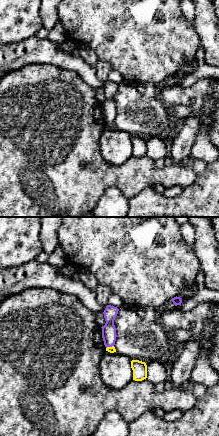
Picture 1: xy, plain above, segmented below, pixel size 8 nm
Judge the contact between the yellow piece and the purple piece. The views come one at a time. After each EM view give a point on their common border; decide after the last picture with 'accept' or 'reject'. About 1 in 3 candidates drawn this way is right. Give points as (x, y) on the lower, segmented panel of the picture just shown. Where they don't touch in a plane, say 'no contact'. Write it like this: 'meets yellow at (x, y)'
meets yellow at (109, 347)

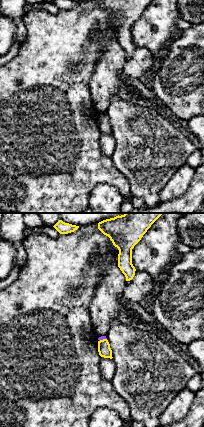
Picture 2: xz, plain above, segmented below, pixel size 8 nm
meets yellow at (103, 339)

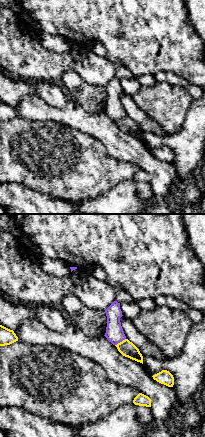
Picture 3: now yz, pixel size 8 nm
meets yellow at (120, 342)

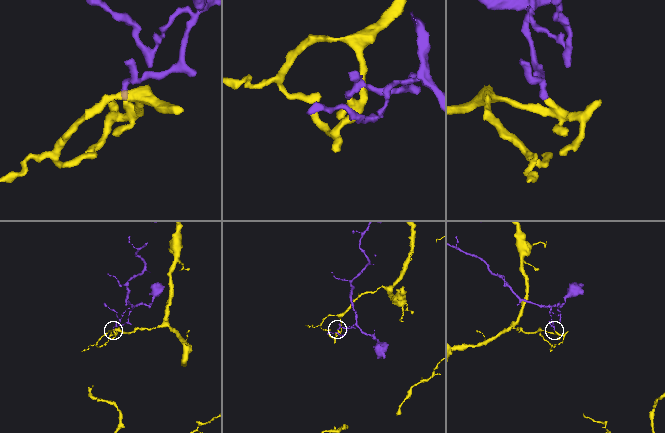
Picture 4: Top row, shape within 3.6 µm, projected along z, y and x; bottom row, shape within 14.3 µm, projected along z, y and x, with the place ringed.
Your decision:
reject

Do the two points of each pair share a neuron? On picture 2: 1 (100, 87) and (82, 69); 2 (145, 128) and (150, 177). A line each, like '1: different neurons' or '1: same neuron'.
1: different neurons
2: same neuron

